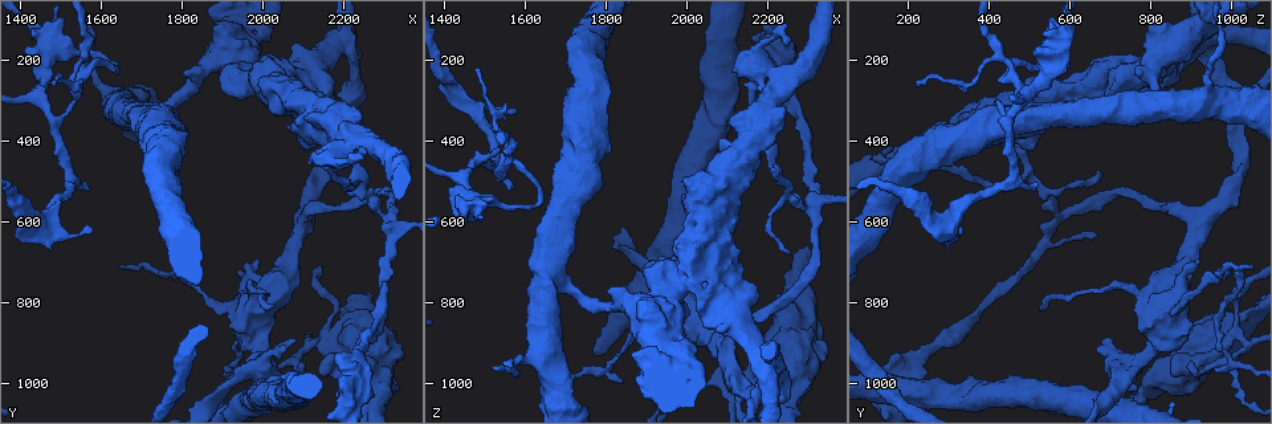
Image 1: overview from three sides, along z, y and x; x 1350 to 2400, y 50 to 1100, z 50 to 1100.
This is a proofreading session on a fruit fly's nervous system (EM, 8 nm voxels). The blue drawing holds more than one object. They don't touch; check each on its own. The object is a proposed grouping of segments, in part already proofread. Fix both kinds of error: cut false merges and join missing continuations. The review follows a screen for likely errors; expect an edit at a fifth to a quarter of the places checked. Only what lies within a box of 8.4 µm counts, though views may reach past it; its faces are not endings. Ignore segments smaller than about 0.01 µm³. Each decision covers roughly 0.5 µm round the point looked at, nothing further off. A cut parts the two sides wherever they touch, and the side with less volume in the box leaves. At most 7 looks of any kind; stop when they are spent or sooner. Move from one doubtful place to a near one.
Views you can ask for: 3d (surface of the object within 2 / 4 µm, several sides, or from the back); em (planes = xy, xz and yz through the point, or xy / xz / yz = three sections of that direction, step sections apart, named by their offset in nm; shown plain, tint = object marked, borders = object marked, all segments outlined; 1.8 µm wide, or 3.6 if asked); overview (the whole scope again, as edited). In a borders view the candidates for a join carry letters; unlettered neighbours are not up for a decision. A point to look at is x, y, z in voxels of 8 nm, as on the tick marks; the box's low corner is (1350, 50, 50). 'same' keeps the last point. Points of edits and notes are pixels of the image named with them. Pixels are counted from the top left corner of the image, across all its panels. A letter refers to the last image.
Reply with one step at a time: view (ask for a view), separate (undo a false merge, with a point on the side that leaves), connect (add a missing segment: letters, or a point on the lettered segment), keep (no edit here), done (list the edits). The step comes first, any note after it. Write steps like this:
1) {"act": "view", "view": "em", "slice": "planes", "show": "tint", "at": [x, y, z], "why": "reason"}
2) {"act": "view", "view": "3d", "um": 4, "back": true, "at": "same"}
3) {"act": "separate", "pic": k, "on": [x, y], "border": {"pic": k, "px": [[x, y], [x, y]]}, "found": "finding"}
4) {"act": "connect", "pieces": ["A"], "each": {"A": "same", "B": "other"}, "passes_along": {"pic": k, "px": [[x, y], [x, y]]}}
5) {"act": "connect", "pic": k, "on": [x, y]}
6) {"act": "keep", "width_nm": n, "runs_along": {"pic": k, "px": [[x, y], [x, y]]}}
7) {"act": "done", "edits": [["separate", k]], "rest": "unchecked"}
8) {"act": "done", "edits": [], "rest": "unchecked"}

{"act": "view", "view": "em", "um": 3.6, "slice": "planes", "show": "borders", "at": [2025, 260, 515], "why": "sharp bend"}

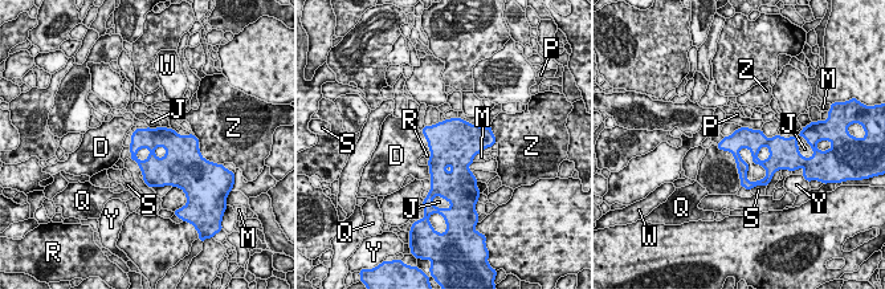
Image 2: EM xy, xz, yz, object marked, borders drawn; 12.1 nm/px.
{"act": "keep", "width_nm": 260, "each": {"D": "other", "J": "other", "M": "other", "P": "other", "Q": "other", "R": "other", "S": "other", "W": "other", "Y": "other", "Z": "other"}, "runs_along": {"pic": 2, "px": [[779, 141], [737, 141], [721, 146]]}, "found": "continuous, no second neuron"}

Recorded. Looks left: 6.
{"act": "view", "view": "3d", "um": 2, "at": [1565, 505, 520], "why": "free end"}

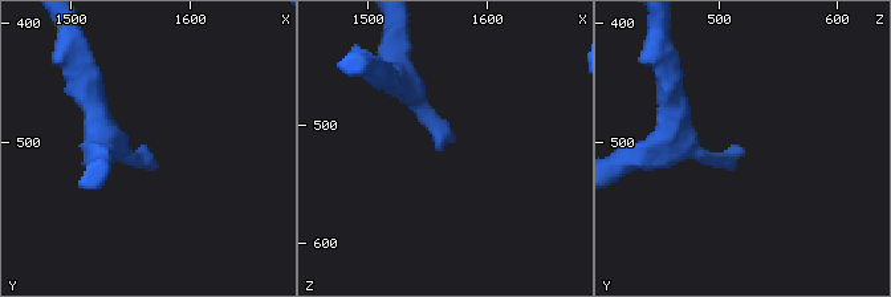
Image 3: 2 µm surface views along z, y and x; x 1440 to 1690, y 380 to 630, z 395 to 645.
{"act": "view", "view": "em", "slice": "planes", "show": "borders", "at": [1558, 510, 522]}

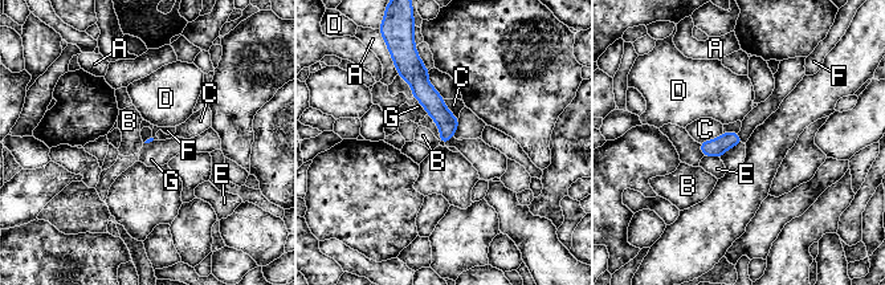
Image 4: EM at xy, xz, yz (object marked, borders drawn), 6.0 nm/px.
{"act": "keep", "each": {"A": "other", "B": "other", "C": "other", "D": "other", "E": "other", "F": "other", "G": "other"}, "runs_along": {"pic": 4, "px": [[416, 68], [444, 118], [444, 138]]}, "found": "no lettered segment goes on from it"}

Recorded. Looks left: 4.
{"act": "view", "view": "3d", "um": 2, "at": [2195, 160, 935], "why": "abrupt turn"}

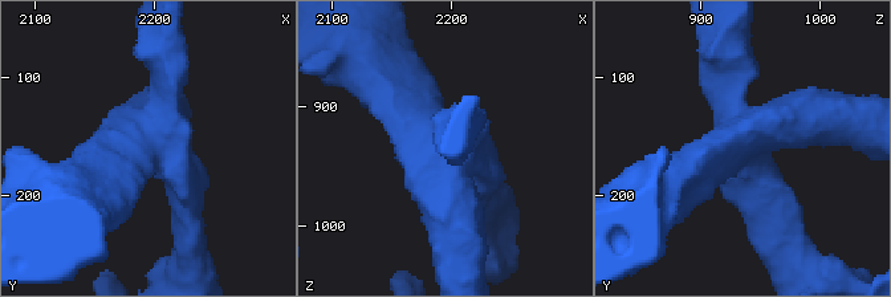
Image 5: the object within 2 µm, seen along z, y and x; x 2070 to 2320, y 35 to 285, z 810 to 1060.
{"act": "view", "view": "em", "slice": "planes", "show": "tint", "at": [2198, 162, 930], "arms": 4}

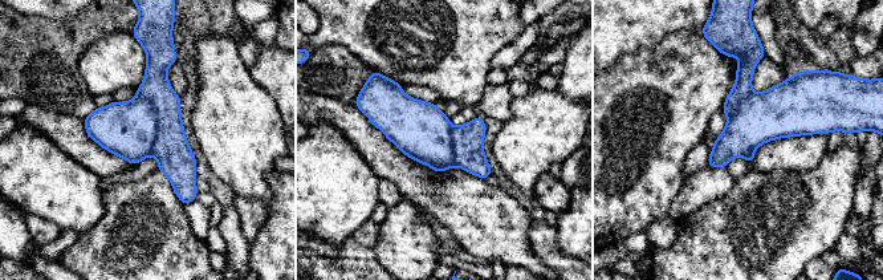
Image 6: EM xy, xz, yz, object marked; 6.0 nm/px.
{"act": "view", "view": "em", "slice": "planes", "show": "borders", "at": "same"}

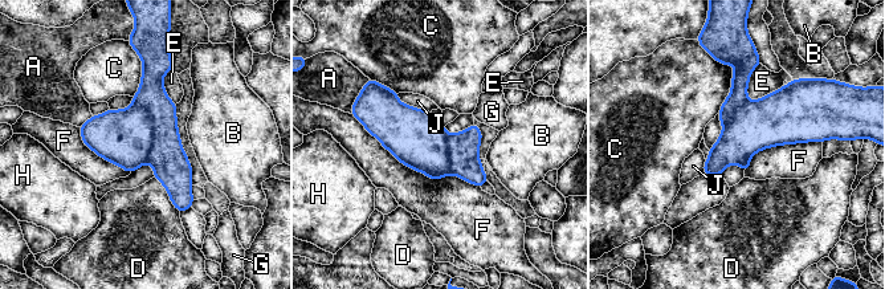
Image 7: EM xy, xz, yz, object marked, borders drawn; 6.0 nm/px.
{"act": "separate", "pic": 7, "on": [171, 166], "each": {"A": "other", "B": "other", "C": "other", "D": "other", "E": "other", "F": "other", "G": "other", "H": "other", "J": "other"}, "border": {"pic": 7, "px": [[133, 102], [151, 122], [147, 162]]}, "found": "a second neuron is stuck on"}

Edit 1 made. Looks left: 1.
{"act": "done", "edits": [["separate", 7]], "rest": "unchecked"}

